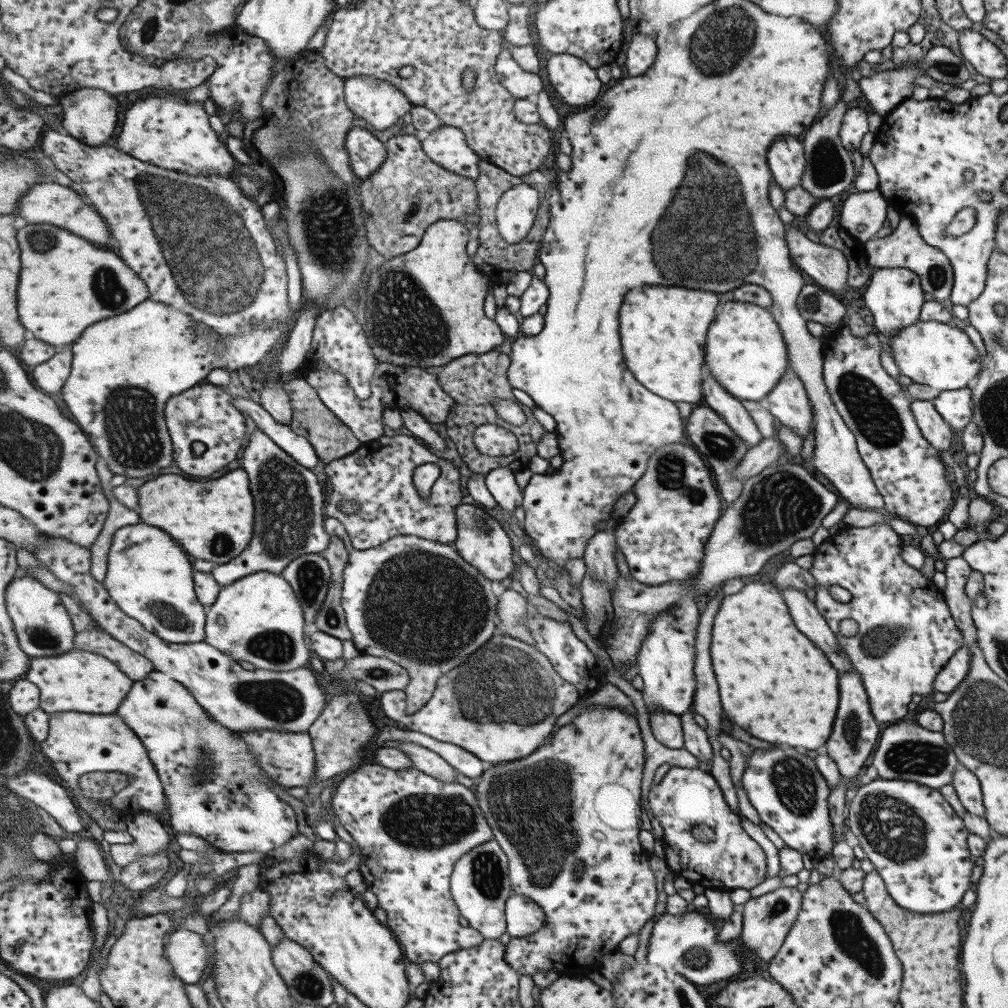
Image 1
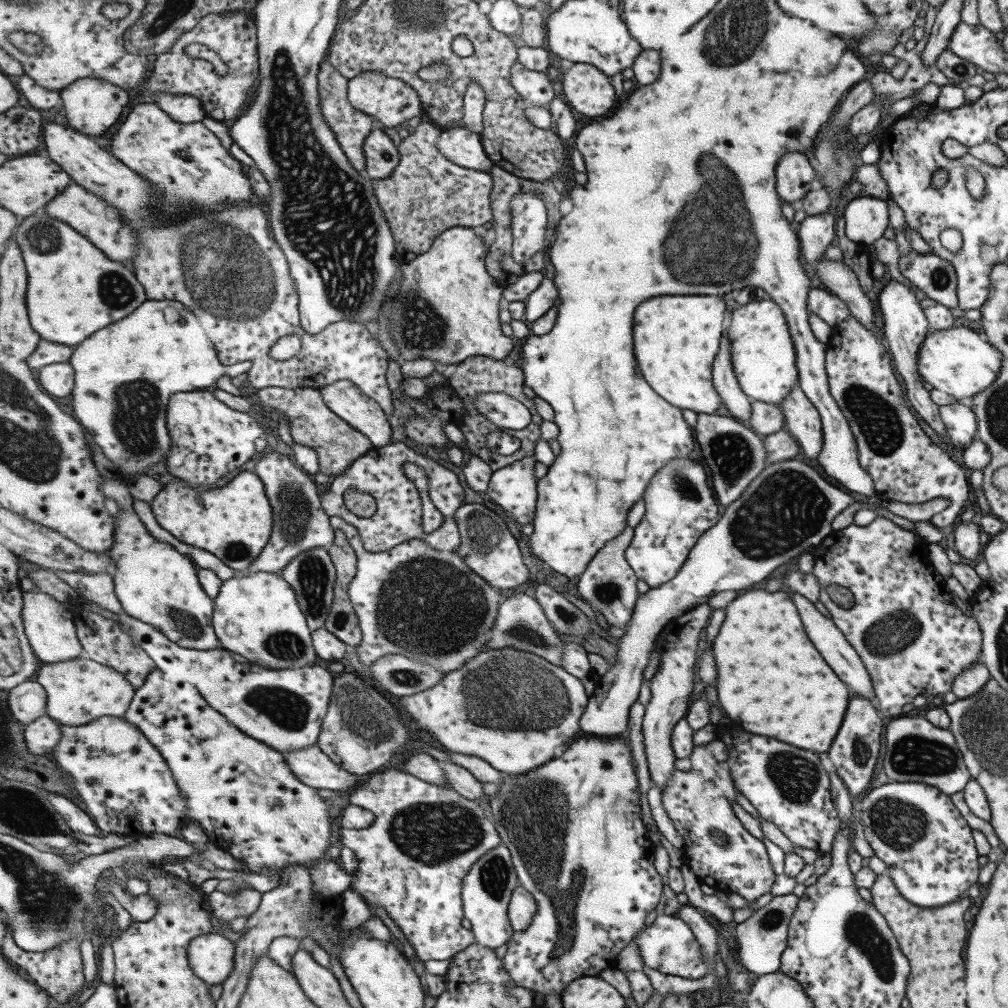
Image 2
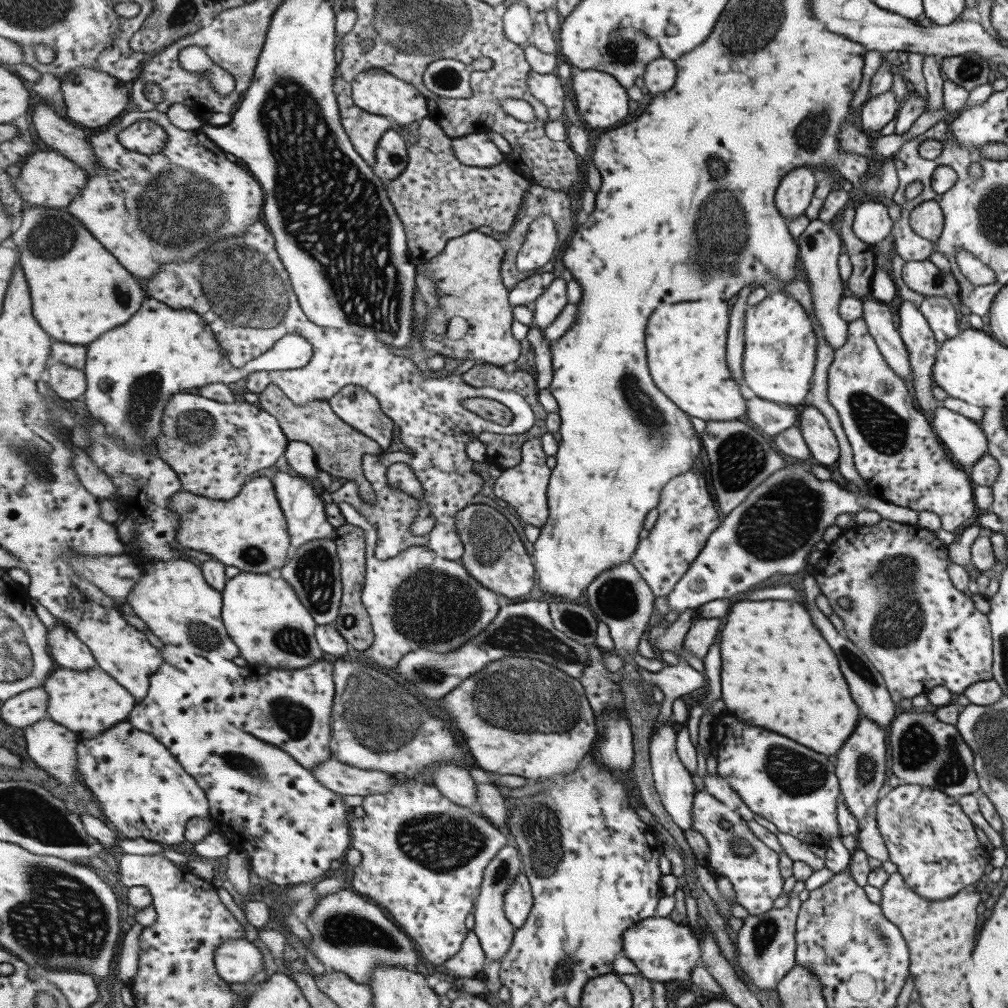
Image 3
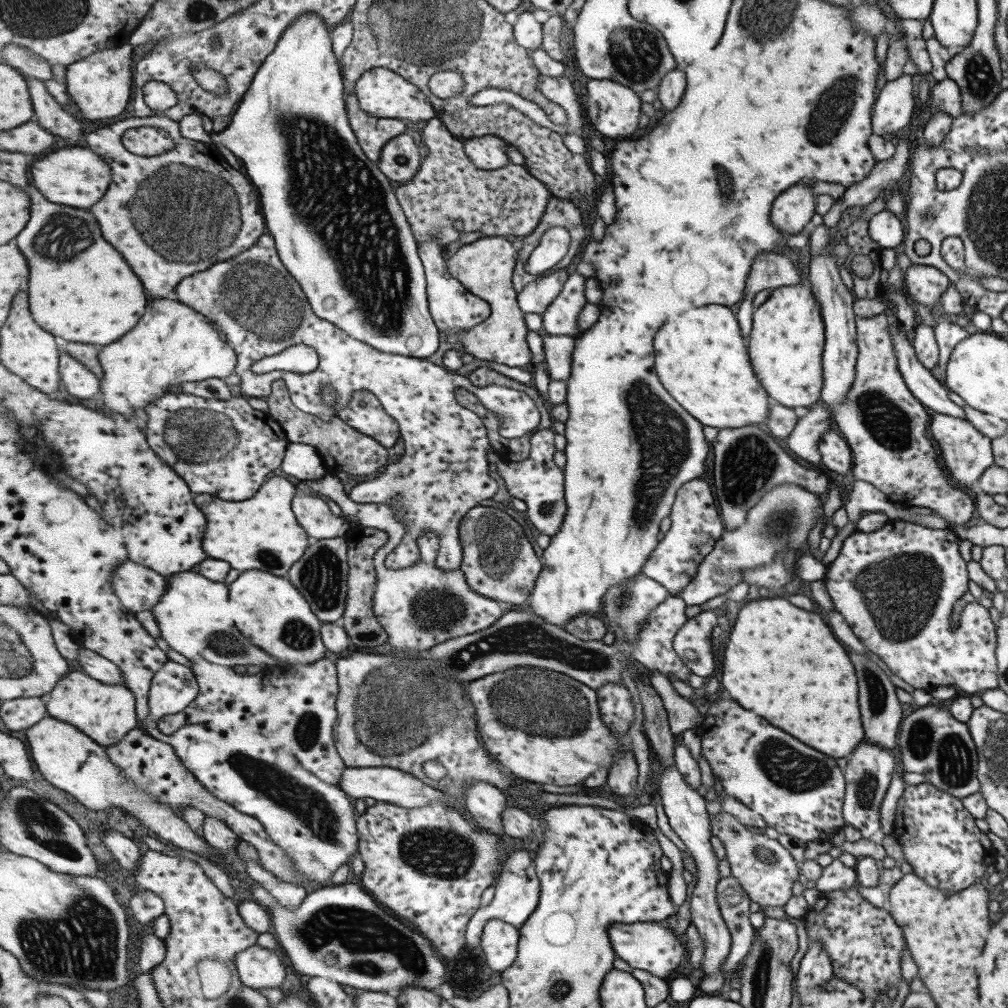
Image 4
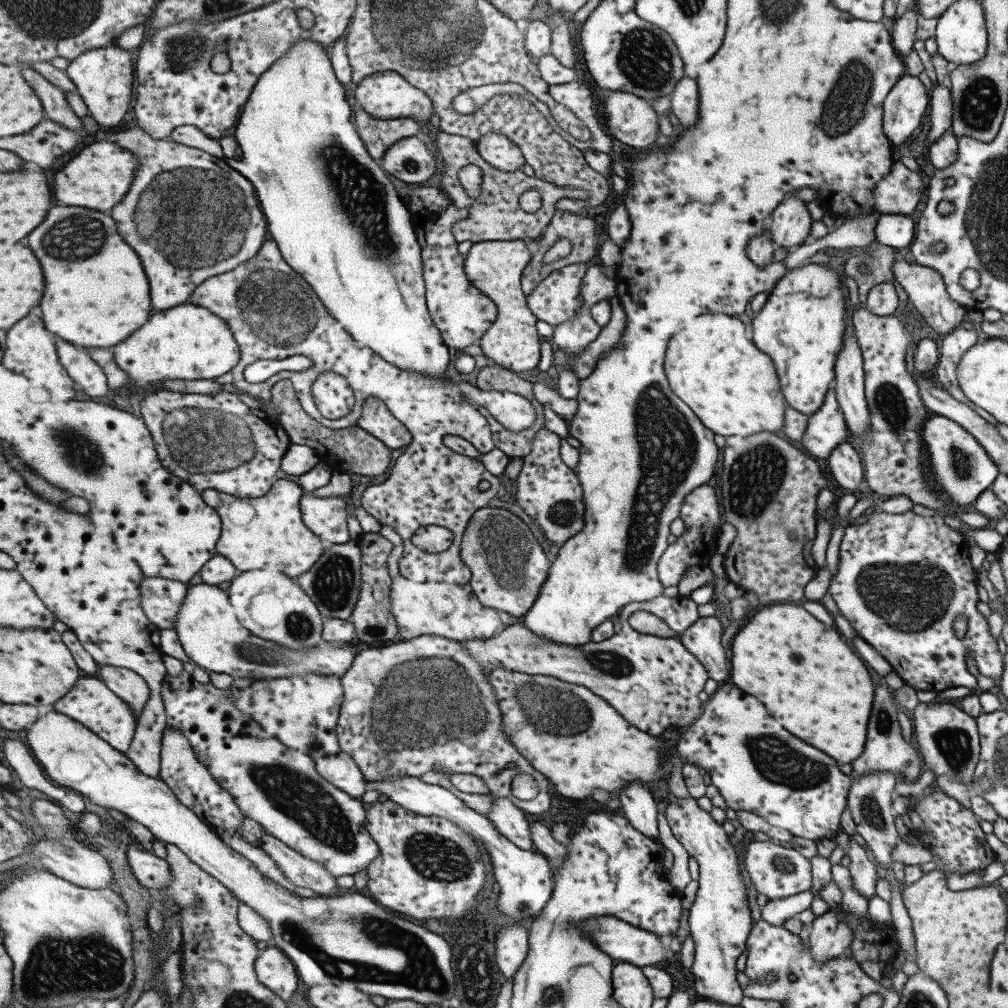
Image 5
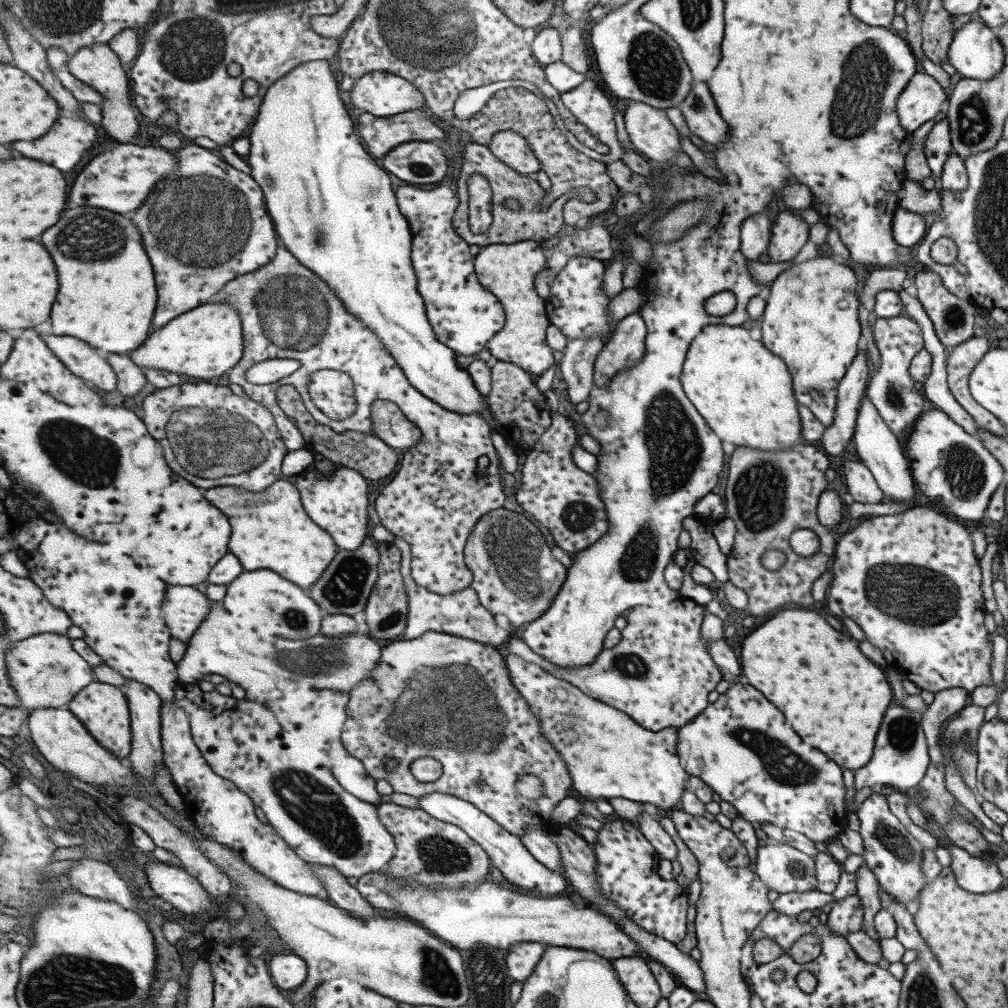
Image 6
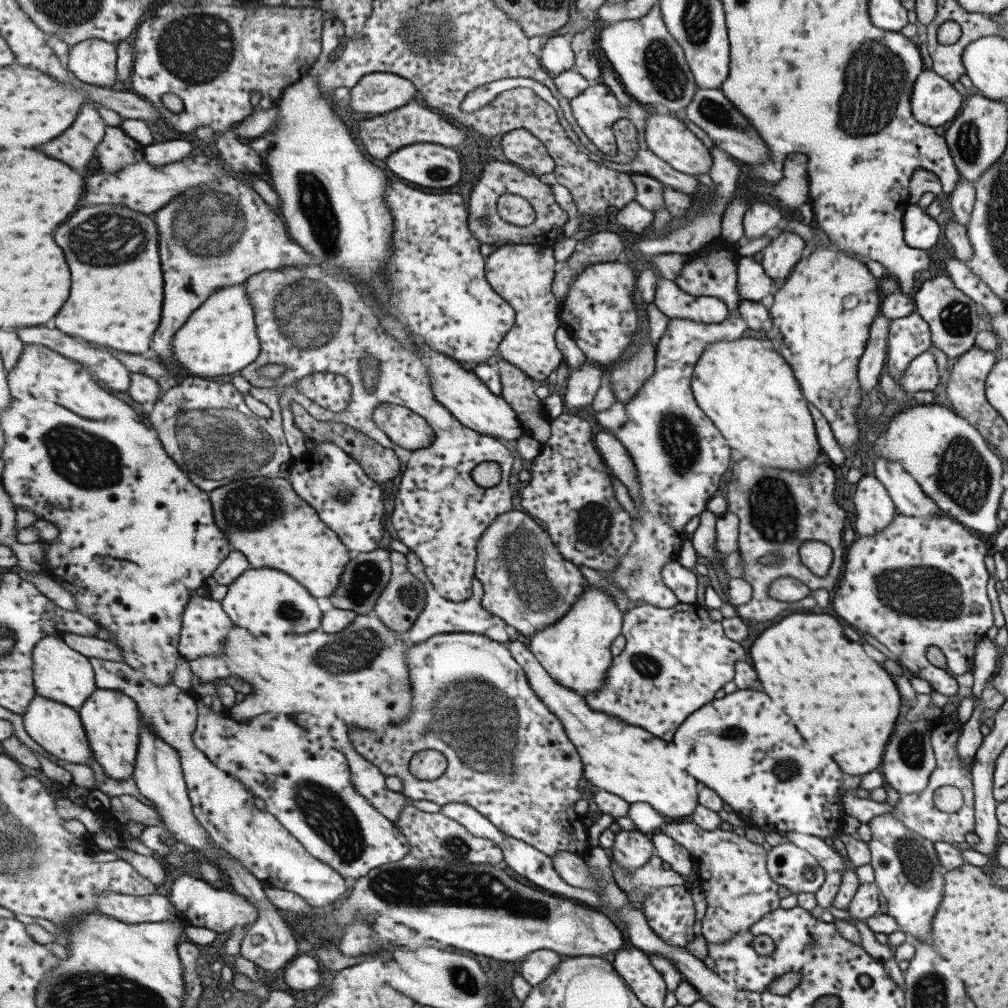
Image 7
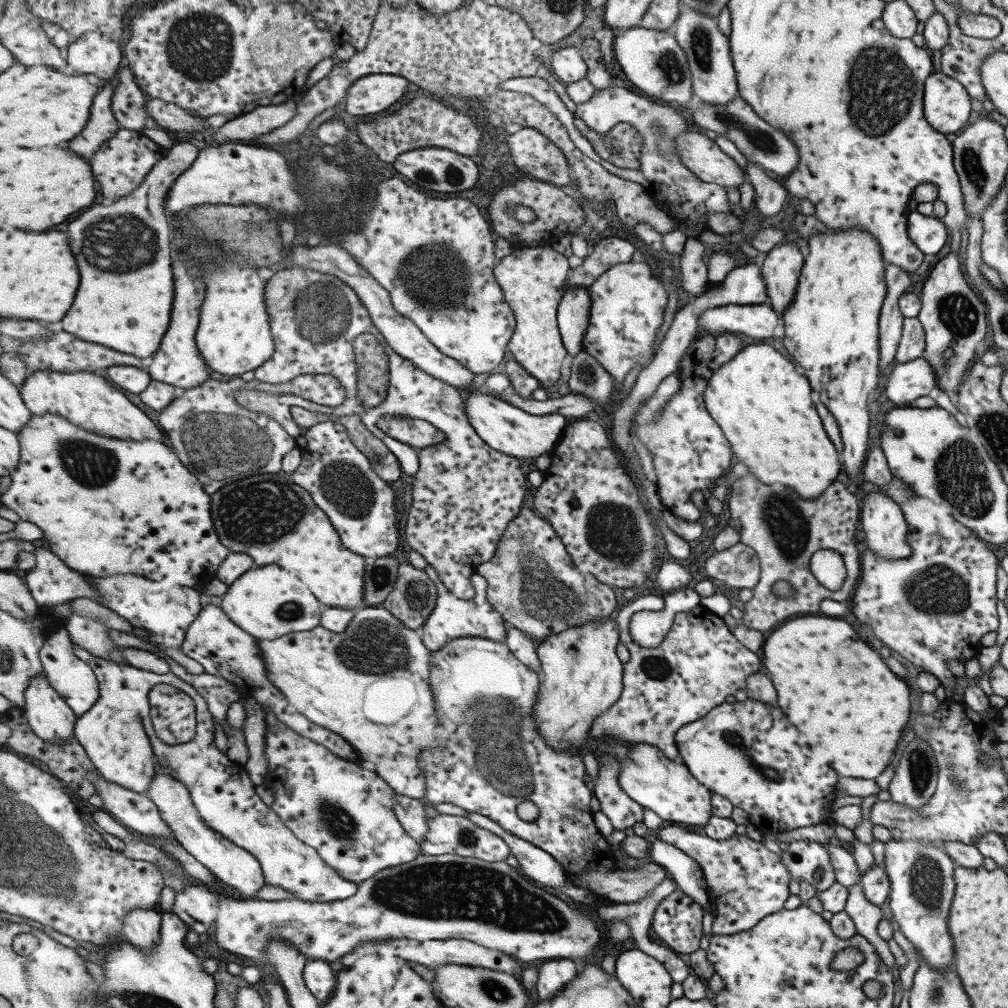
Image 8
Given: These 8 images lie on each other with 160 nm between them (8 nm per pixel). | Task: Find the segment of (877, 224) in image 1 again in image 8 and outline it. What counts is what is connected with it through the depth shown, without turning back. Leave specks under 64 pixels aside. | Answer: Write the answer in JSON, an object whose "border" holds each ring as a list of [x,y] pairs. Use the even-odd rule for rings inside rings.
{"border":[[[911,211],[906,216],[908,239],[925,256],[934,255],[947,242],[947,228],[945,220],[929,217],[919,212]]]}

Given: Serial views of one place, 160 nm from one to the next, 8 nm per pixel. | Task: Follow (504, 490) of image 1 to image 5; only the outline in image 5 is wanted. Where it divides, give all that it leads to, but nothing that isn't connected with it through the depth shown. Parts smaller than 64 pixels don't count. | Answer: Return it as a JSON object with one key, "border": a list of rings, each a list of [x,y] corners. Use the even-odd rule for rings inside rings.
{"border":[[[547,428],[537,434],[531,454],[521,458],[523,465],[516,478],[517,487],[510,497],[542,527],[545,537],[562,545],[584,529],[586,506],[585,491],[577,471],[561,460],[561,440],[557,432]]]}

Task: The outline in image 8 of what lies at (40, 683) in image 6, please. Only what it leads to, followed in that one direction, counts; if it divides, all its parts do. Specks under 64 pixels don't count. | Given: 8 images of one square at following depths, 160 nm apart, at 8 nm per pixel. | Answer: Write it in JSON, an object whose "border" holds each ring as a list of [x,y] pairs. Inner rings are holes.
{"border":[[[60,626],[44,641],[41,657],[44,666],[43,673],[50,685],[54,686],[58,693],[67,700],[78,718],[87,714],[99,700],[99,680],[90,664],[75,654],[75,643],[65,626]]]}

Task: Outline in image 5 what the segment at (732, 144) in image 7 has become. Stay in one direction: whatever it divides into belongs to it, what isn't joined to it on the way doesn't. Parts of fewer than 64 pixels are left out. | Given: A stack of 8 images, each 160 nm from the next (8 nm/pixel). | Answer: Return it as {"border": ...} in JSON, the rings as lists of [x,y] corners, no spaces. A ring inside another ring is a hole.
{"border":[[[684,76],[669,96],[670,111],[683,127],[695,124],[698,113],[697,83]]]}

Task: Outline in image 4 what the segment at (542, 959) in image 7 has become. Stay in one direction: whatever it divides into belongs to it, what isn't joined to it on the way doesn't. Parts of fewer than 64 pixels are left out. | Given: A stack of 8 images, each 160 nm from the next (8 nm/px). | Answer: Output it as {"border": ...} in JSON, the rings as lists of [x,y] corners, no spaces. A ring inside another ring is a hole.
{"border":[[[501,919],[484,925],[482,949],[491,969],[503,973],[515,964],[518,957],[520,930]]]}

